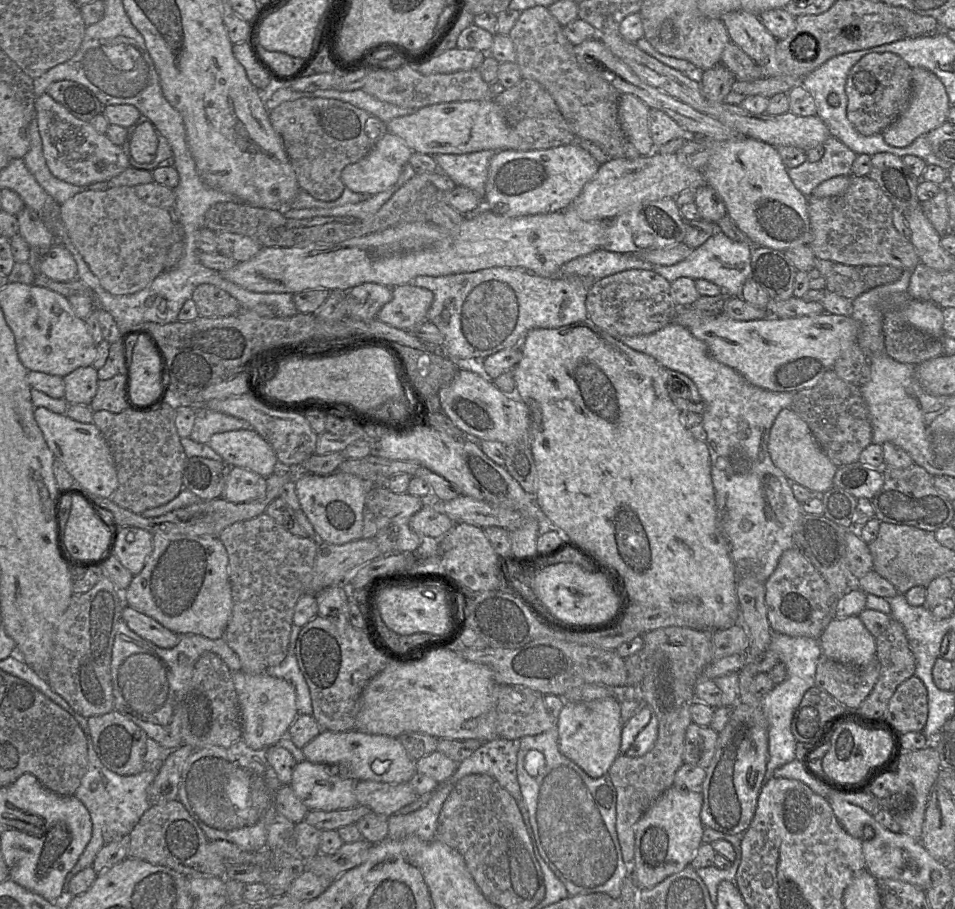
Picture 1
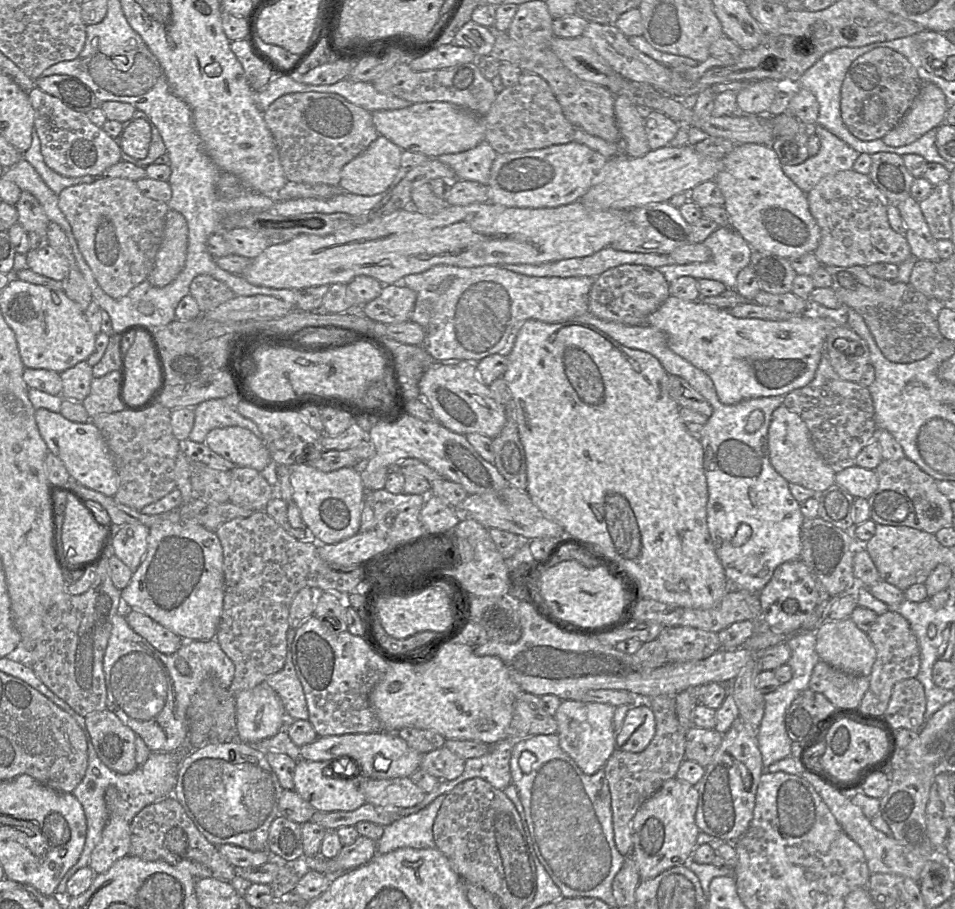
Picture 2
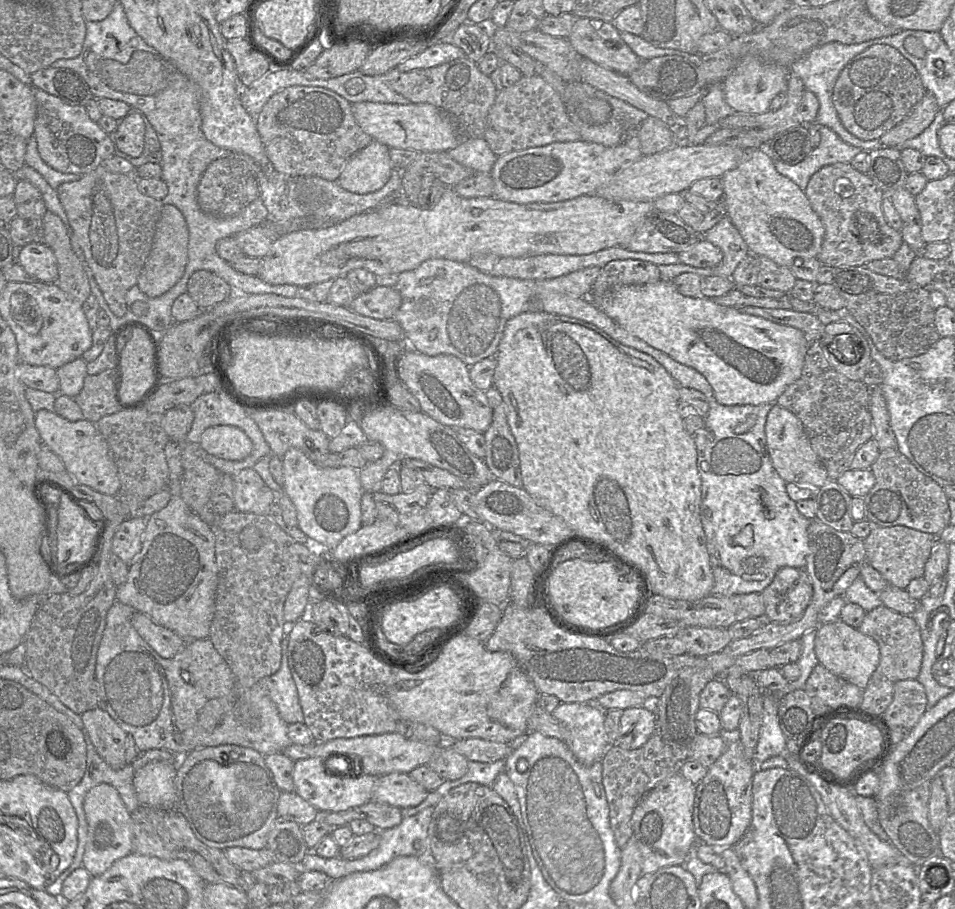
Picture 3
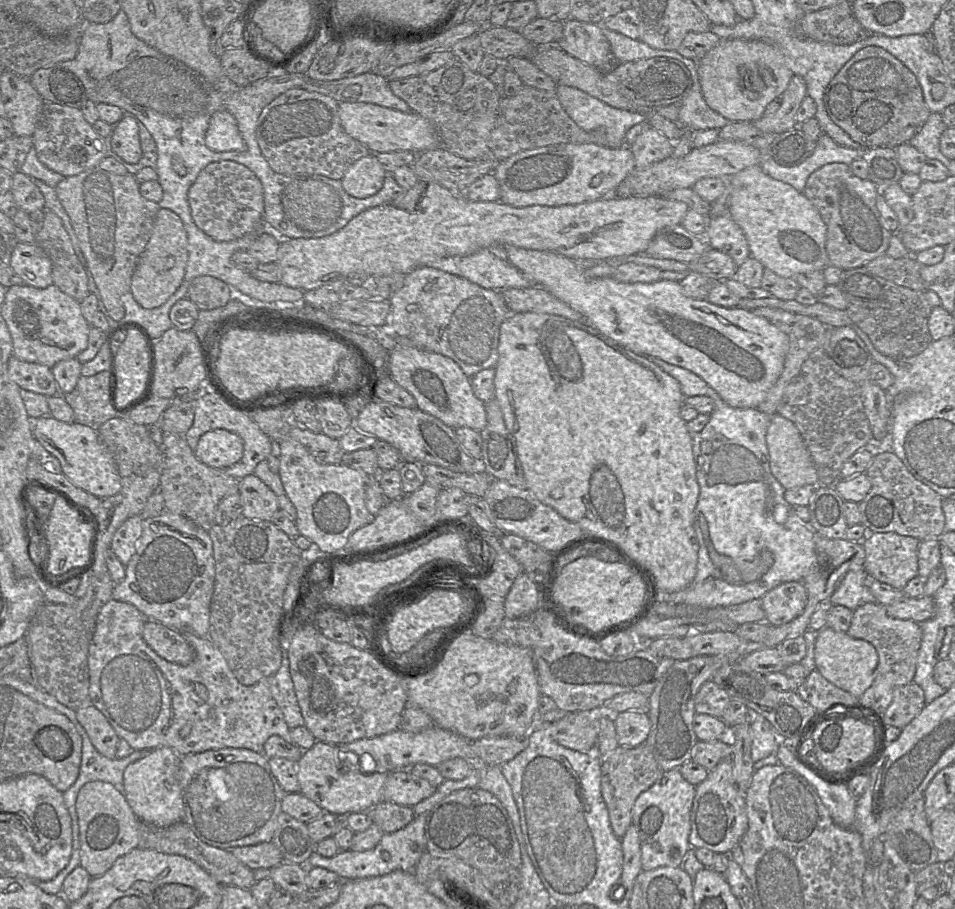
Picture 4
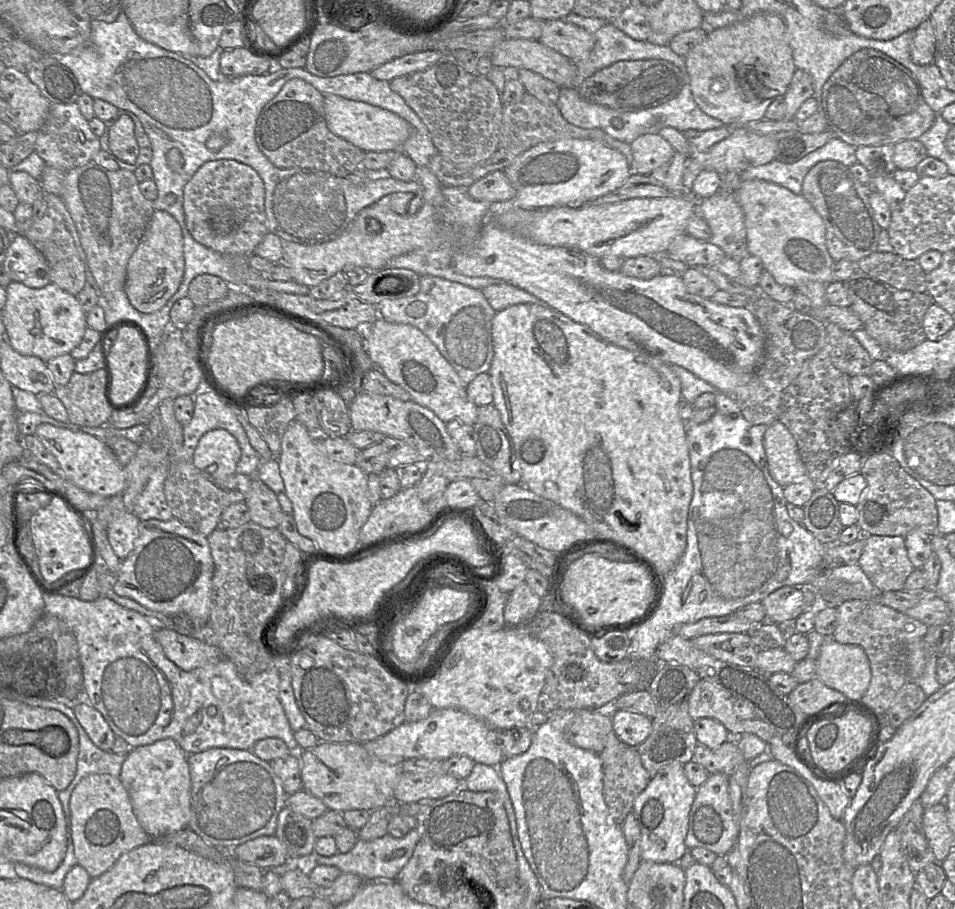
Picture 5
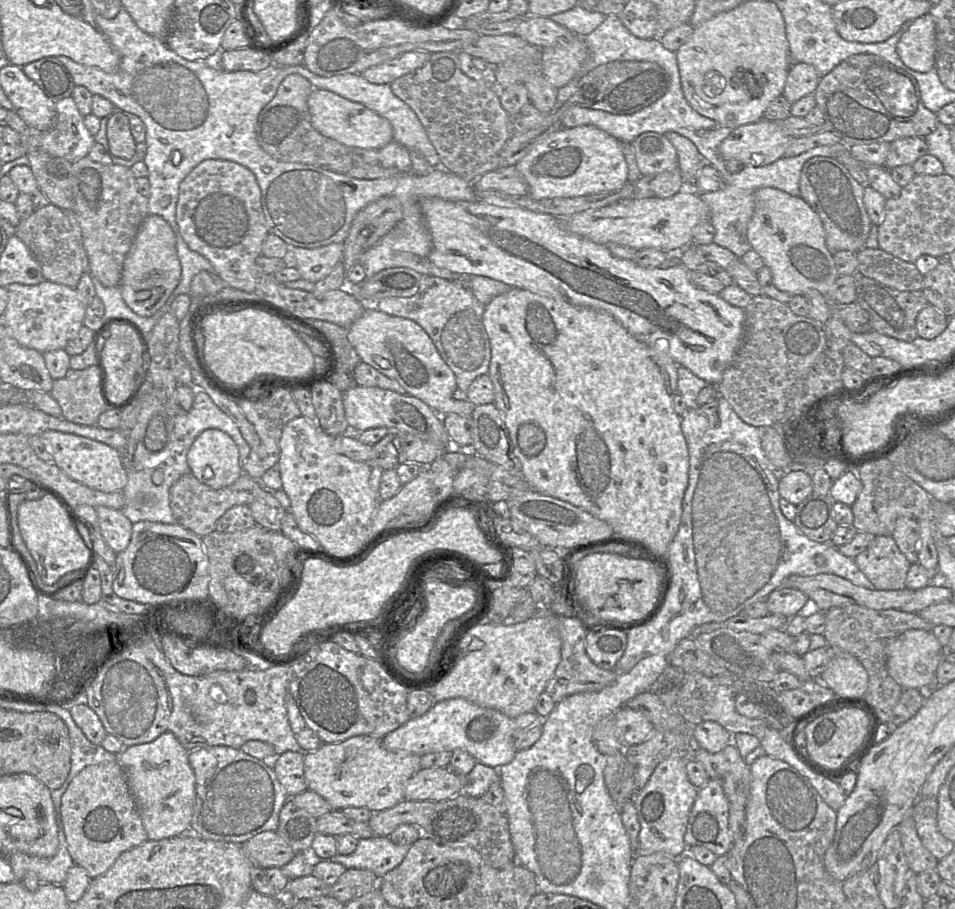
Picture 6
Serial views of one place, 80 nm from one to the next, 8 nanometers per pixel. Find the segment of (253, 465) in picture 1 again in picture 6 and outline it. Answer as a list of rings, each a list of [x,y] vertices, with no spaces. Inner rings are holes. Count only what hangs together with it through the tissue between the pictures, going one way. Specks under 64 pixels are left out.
[[[206,429],[196,437],[187,463],[191,473],[212,489],[227,487],[242,474],[237,445],[219,429]]]

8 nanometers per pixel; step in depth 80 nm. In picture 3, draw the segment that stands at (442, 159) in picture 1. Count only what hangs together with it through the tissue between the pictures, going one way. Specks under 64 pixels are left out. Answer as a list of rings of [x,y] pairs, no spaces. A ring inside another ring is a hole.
[[[484,138],[464,140],[457,148],[447,151],[450,158],[470,169],[473,174],[490,174],[497,156]]]

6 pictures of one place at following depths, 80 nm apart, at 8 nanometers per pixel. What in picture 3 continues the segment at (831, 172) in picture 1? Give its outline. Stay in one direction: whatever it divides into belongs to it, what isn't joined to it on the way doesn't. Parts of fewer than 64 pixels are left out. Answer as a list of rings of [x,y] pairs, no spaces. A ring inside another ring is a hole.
[[[819,125],[820,143],[801,162],[788,165],[774,161],[776,170],[795,182],[802,191],[806,190],[811,176],[824,166],[835,163],[850,163],[862,150],[844,142],[835,132]]]

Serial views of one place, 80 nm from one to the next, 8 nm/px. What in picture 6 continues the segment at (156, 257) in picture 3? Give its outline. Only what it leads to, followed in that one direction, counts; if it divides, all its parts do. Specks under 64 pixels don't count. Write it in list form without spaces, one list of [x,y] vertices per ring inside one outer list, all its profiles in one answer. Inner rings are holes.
[[[149,214],[141,223],[127,254],[120,281],[122,297],[137,315],[154,315],[168,300],[181,277],[181,264],[177,254],[173,229],[159,215]]]

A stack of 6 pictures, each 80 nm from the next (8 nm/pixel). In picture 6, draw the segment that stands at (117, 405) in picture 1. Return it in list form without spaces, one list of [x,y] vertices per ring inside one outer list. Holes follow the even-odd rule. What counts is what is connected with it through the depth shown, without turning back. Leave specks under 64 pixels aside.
[[[96,365],[83,370],[69,369],[63,378],[53,381],[50,395],[58,402],[62,418],[81,425],[96,425],[99,416],[107,409],[101,396],[103,375]]]

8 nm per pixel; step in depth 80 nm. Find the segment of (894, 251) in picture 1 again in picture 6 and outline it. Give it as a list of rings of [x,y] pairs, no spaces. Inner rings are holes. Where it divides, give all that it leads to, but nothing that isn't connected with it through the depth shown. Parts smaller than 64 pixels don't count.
[[[811,158],[803,165],[799,187],[800,196],[822,221],[826,246],[832,255],[842,250],[859,252],[865,247],[872,222],[863,203],[864,188],[844,165],[835,158]]]

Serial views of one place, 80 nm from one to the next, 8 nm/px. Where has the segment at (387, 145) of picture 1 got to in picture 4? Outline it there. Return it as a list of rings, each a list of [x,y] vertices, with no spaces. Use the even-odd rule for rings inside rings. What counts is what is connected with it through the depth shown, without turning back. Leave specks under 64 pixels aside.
[[[371,153],[352,164],[341,182],[347,194],[363,199],[381,190],[386,175],[376,154]]]

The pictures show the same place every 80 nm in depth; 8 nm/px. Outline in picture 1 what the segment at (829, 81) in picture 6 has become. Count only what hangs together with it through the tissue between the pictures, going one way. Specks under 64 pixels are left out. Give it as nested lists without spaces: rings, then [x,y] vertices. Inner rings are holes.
[[[891,52],[869,53],[848,73],[845,84],[847,118],[864,136],[883,133],[903,111],[910,100],[911,91],[912,68],[900,56]]]

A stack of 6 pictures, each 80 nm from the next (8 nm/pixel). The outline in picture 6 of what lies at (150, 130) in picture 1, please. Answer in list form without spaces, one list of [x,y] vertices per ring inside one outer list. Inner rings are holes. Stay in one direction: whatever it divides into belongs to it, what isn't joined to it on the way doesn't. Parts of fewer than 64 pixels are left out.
[[[115,109],[109,114],[106,125],[109,154],[123,159],[131,159],[136,151],[136,142],[132,135],[130,122],[126,113]]]

